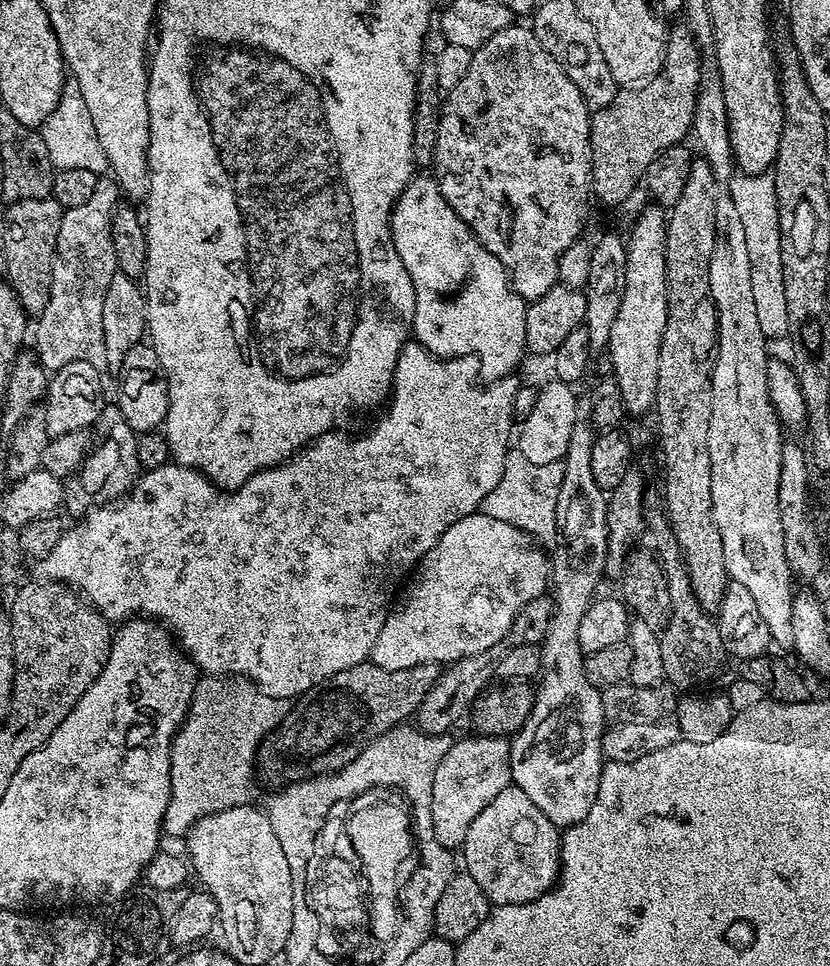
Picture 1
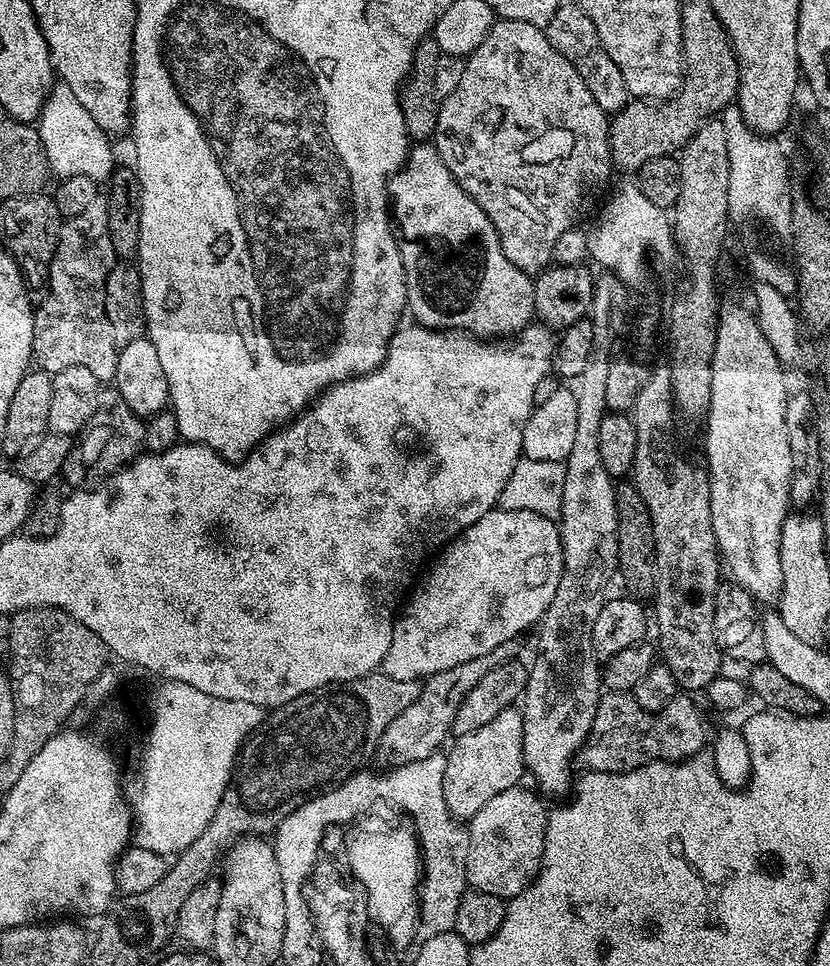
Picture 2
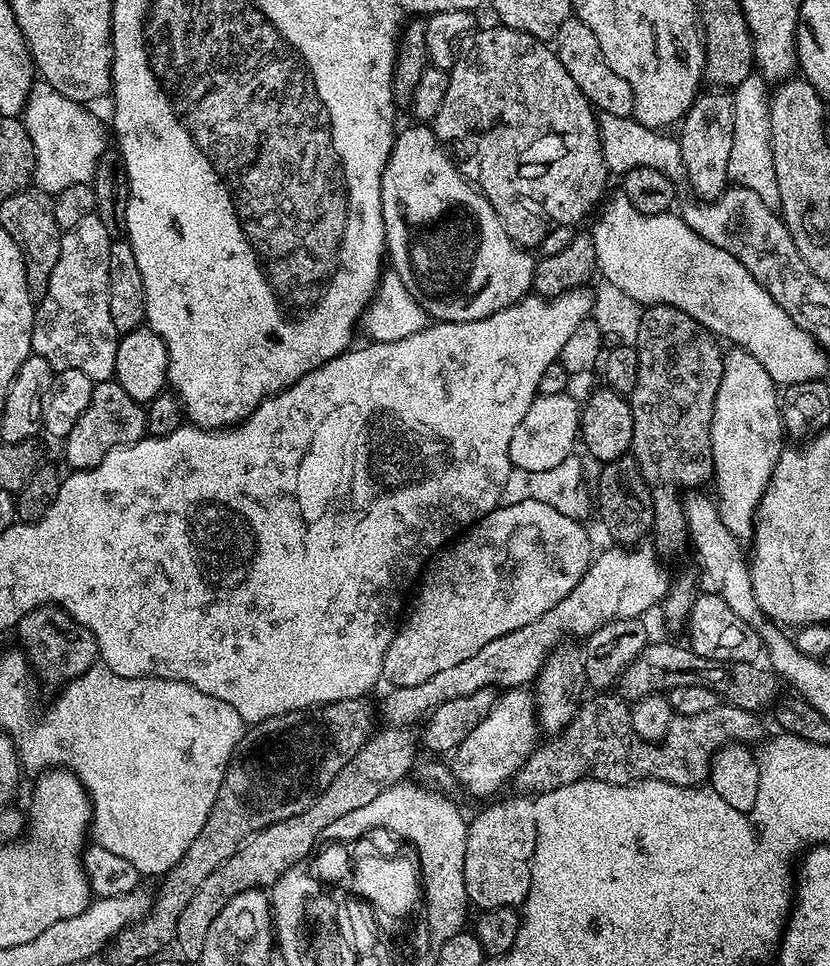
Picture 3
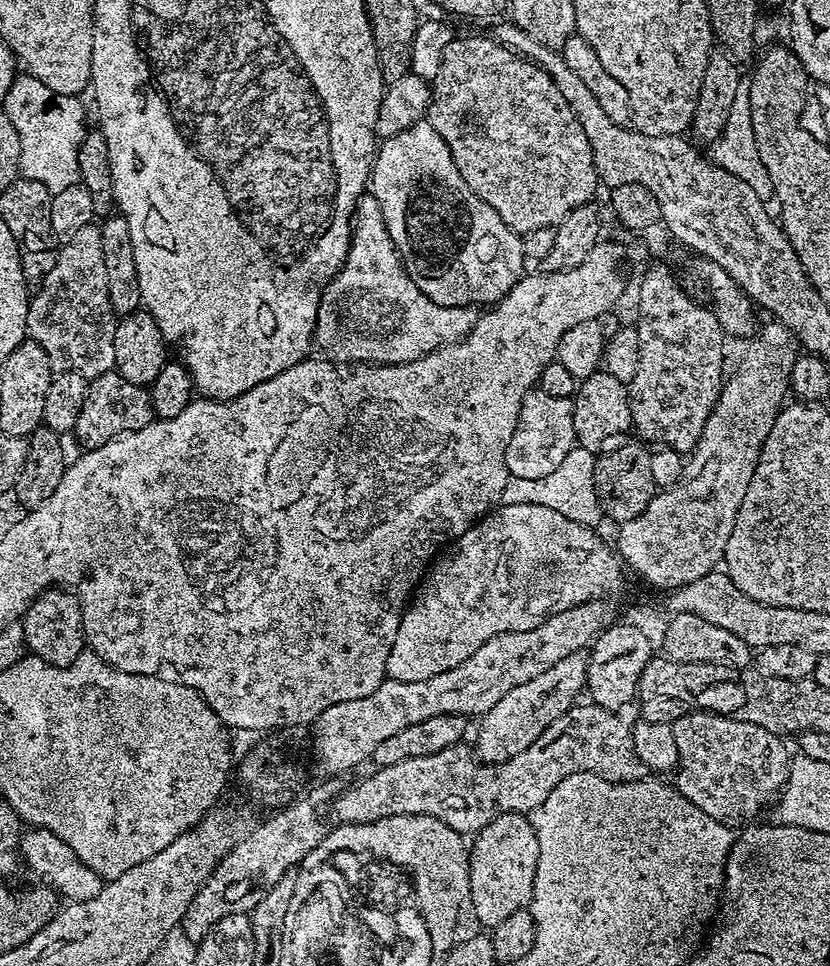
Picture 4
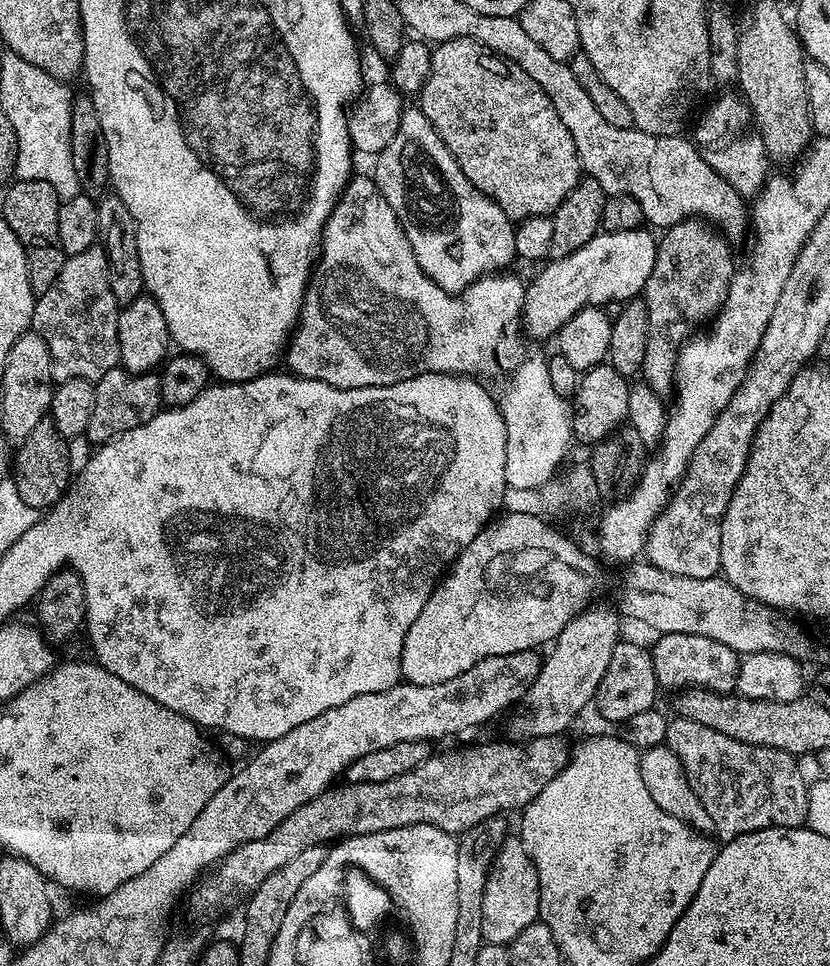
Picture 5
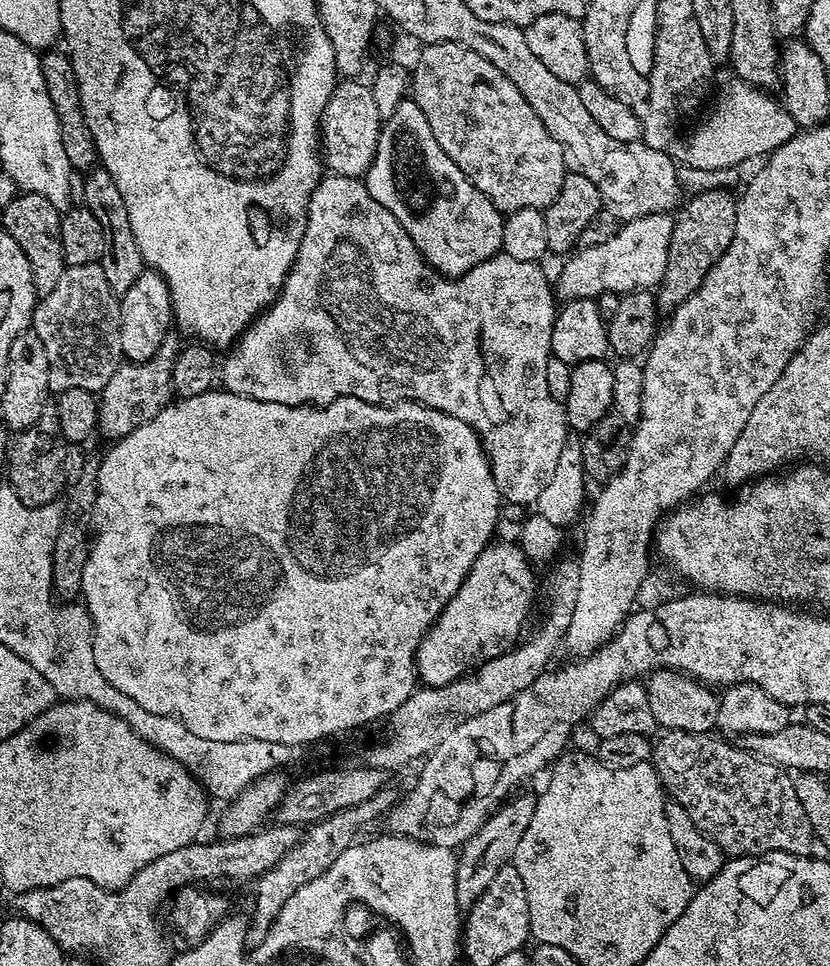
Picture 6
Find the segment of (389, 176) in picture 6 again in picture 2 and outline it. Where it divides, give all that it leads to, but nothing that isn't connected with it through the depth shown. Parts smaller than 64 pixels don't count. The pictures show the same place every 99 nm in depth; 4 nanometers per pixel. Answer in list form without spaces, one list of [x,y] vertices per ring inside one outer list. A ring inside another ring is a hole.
[[[417,143],[409,151],[404,165],[388,181],[388,202],[406,278],[406,308],[419,327],[463,330],[477,338],[512,338],[533,323],[533,277],[506,258],[490,218],[486,218],[482,206],[458,186],[454,174],[450,174],[446,162],[442,162],[431,143]]]

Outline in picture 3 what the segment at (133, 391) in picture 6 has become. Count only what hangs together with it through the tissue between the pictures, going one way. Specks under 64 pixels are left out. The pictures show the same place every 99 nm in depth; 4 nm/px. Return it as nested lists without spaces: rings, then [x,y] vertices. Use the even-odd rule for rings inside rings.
[[[115,378],[97,380],[92,386],[90,406],[86,406],[82,418],[74,422],[74,430],[70,430],[70,434],[62,440],[69,469],[83,470],[98,466],[98,462],[102,462],[110,450],[121,448],[124,444],[137,444],[145,439],[147,430],[144,408],[134,398],[130,398],[126,390],[122,390],[120,383]]]

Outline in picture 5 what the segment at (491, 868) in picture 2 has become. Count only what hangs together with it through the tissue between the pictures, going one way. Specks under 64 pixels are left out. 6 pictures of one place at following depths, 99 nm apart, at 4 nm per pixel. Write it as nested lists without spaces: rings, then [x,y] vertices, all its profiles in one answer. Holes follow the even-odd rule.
[[[518,838],[505,839],[496,851],[496,860],[488,875],[482,894],[482,926],[480,935],[489,944],[511,944],[526,926],[540,916],[540,879],[531,858],[526,854],[524,843]]]

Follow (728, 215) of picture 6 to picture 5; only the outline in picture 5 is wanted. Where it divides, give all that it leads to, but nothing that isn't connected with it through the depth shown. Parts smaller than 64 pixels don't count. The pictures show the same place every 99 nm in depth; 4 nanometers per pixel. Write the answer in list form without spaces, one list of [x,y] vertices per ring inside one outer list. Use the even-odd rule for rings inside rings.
[[[699,218],[673,224],[659,237],[654,270],[642,293],[652,327],[648,331],[642,380],[657,394],[664,394],[667,388],[669,391],[673,387],[676,379],[676,357],[684,341],[690,336],[688,323],[704,312],[704,300],[700,296],[712,296],[713,305],[716,306],[724,302],[728,280],[715,276],[711,268],[711,264],[727,262],[728,256],[724,253],[724,247],[725,241],[718,235],[717,229]]]

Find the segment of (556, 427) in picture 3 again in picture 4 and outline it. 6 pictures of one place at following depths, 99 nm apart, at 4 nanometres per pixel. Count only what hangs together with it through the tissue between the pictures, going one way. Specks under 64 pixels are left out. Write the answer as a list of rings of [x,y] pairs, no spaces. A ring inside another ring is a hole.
[[[533,390],[526,394],[516,429],[514,434],[510,434],[510,446],[506,446],[509,476],[546,478],[546,474],[551,474],[562,463],[562,458],[566,458],[566,454],[577,447],[572,400],[540,391]]]

